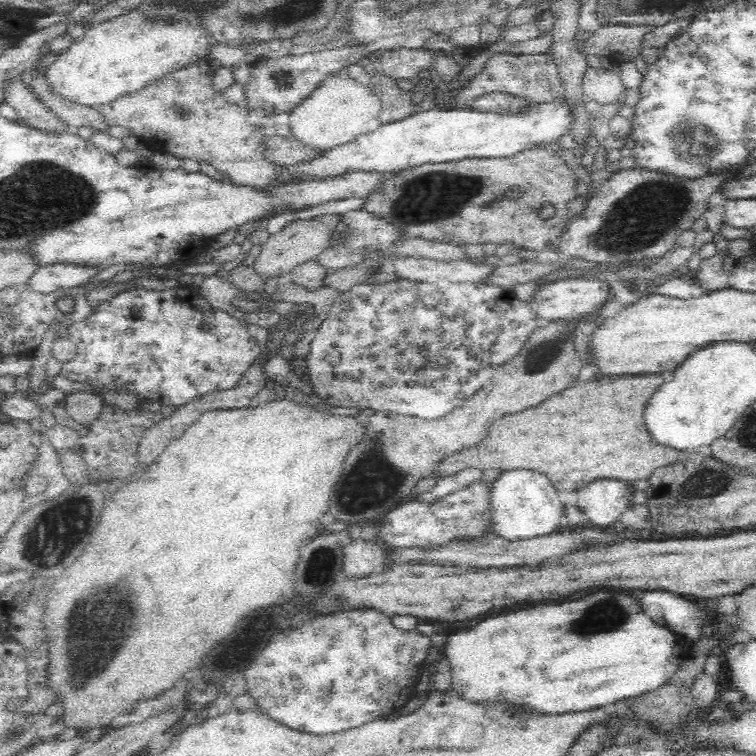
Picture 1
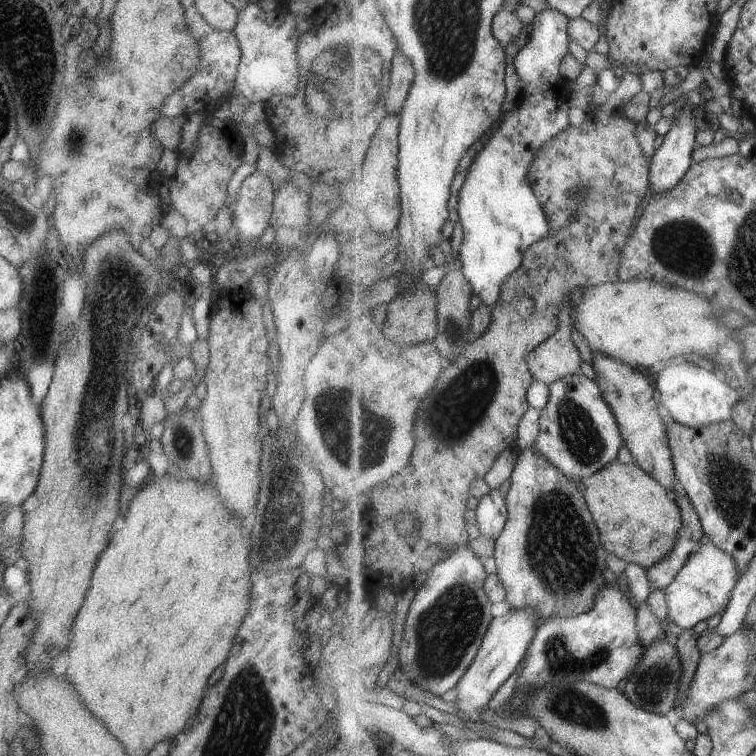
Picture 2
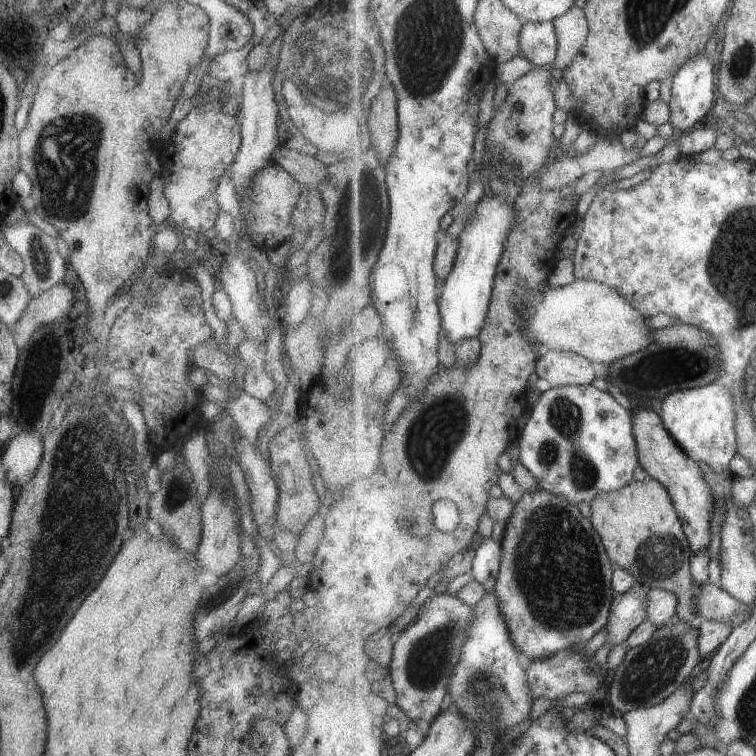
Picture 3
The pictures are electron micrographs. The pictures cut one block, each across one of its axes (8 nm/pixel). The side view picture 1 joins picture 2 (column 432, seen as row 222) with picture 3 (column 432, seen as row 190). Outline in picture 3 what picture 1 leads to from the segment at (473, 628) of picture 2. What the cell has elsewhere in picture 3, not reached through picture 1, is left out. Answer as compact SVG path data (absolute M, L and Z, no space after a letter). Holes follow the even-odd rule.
M436 593L420 608L417 617L400 634L395 644L391 666L400 704L415 722L424 718L431 722L449 701L451 679L463 659L464 645L476 620L476 608L458 594Z

